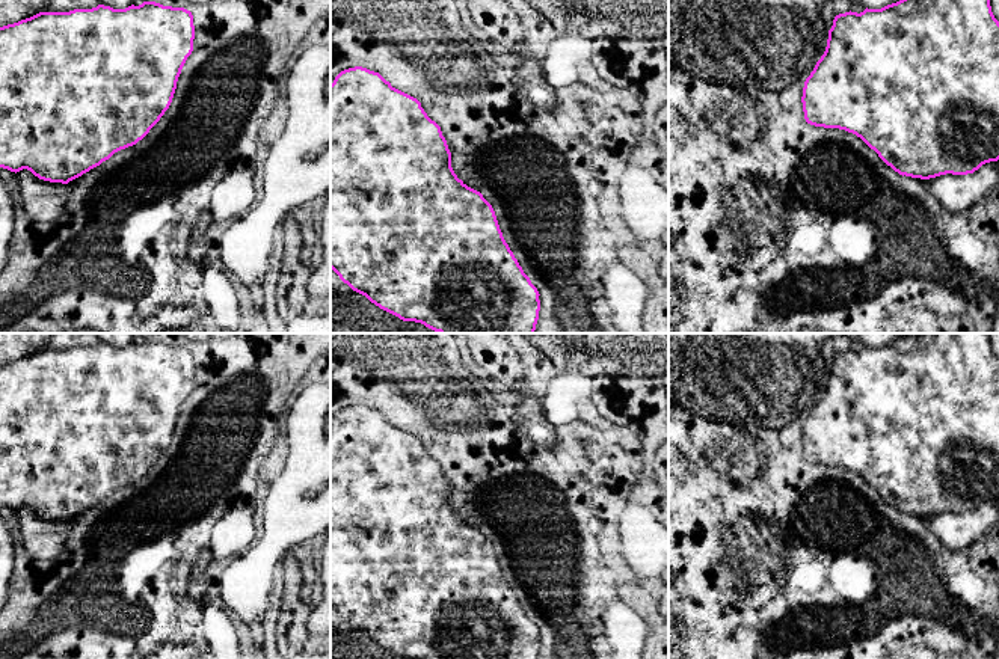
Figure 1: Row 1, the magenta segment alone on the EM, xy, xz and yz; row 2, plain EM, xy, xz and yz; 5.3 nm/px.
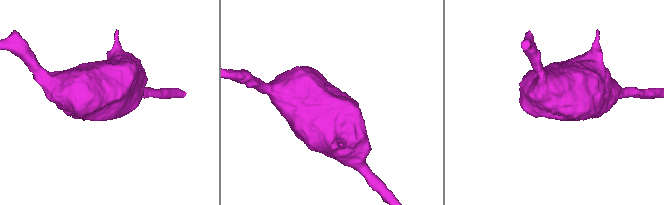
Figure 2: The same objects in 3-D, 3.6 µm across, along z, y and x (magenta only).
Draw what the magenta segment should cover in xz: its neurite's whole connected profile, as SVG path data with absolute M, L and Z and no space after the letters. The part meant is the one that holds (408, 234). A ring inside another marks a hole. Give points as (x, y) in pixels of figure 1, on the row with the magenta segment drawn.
M355 66L355 68L341 71L335 77L334 83L330 84L330 268L353 291L365 296L371 303L374 303L380 309L398 317L403 321L421 323L426 327L439 333L534 333L536 324L539 320L540 294L537 288L531 284L530 277L524 273L522 267L519 265L518 259L515 258L513 252L506 243L492 205L483 198L480 192L468 187L454 173L451 167L451 152L448 149L445 137L442 136L441 127L427 116L427 113L421 107L421 103L417 98L392 87L391 83L386 81L379 72L370 71L362 66Z

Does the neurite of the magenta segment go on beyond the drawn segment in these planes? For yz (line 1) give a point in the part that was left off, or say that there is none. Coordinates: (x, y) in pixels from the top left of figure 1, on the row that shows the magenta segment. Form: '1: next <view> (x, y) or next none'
1: next none

